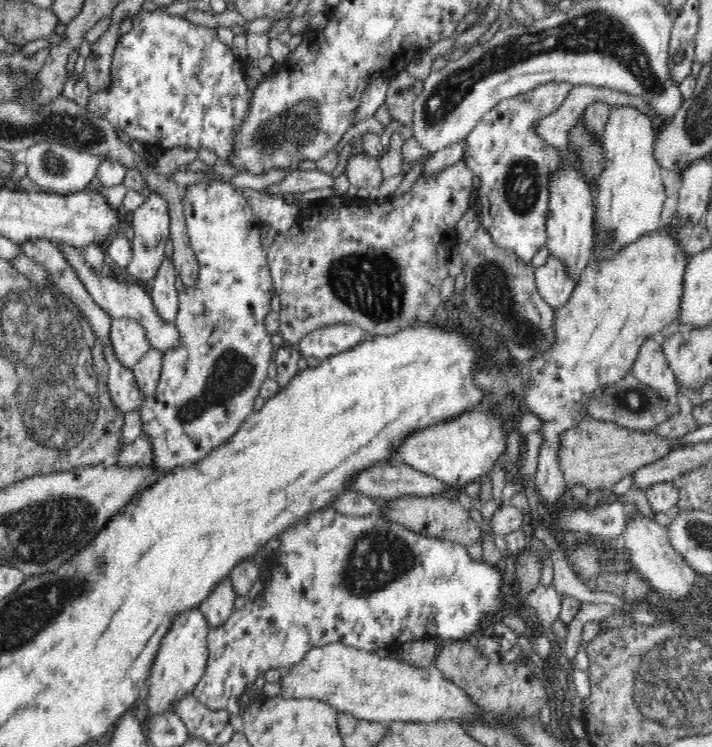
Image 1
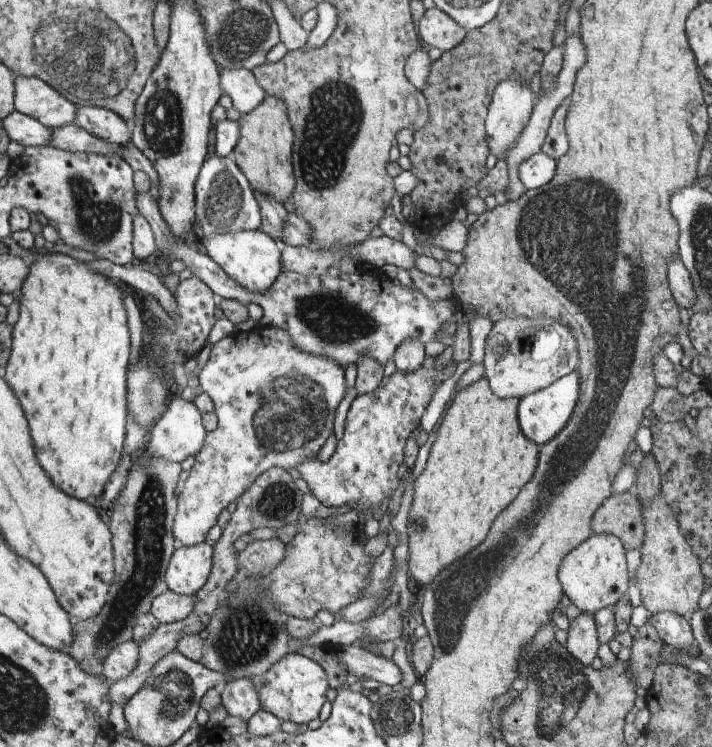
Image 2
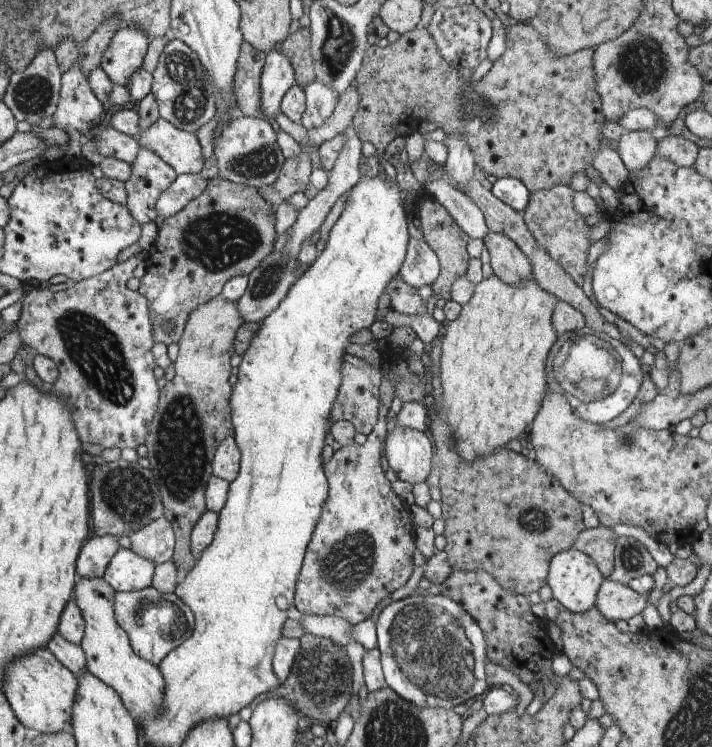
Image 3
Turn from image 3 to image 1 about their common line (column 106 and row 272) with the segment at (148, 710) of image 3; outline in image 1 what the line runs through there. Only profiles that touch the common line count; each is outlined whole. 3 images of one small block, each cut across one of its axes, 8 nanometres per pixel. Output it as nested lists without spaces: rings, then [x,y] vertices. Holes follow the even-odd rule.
[[[663,226],[658,227],[624,247],[618,255],[610,257],[608,261],[588,262],[584,272],[580,272],[580,280],[576,282],[572,296],[565,304],[554,308],[553,341],[548,345],[548,352],[537,353],[532,357],[528,380],[530,386],[524,394],[524,402],[528,410],[532,410],[529,414],[533,414],[540,423],[544,422],[544,438],[541,438],[536,476],[532,479],[544,506],[559,506],[560,498],[566,490],[563,471],[560,468],[560,436],[570,426],[582,421],[584,410],[580,406],[580,400],[590,400],[594,393],[612,386],[630,374],[640,344],[648,336],[653,336],[676,321],[681,300],[681,277],[684,276],[688,260],[689,257],[677,244],[675,236]]]

